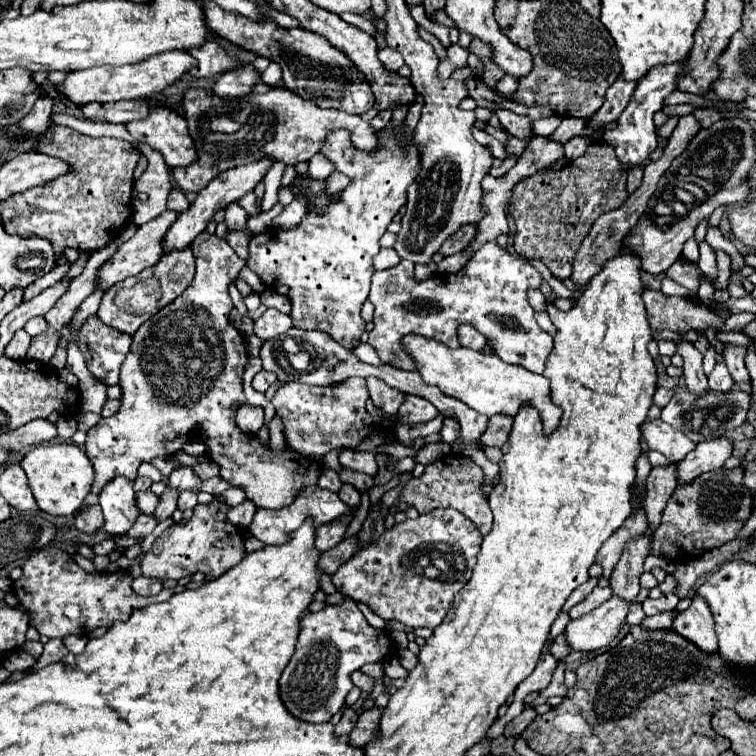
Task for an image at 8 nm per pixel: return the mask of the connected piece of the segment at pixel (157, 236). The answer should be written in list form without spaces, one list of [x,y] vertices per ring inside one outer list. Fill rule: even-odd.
[[[164,210],[154,220],[142,224],[136,234],[126,240],[120,250],[100,268],[98,286],[106,290],[116,282],[122,282],[128,276],[136,276],[144,268],[156,264],[164,252],[162,240],[178,216],[180,214],[174,210]]]

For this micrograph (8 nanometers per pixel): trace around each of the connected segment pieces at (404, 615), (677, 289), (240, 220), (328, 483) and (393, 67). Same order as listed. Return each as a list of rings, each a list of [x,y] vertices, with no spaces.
[[[452,508],[432,510],[432,514],[418,516],[416,520],[404,520],[384,530],[384,534],[376,542],[372,542],[368,548],[358,550],[348,562],[344,562],[336,570],[336,574],[332,574],[332,582],[342,594],[358,602],[366,602],[384,620],[394,618],[410,628],[436,628],[448,614],[454,592],[458,592],[470,580],[472,568],[476,564],[476,554],[480,552],[480,544],[480,532],[468,518],[464,518],[464,514]]]
[[[668,278],[662,282],[662,292],[668,296],[686,296],[688,294],[688,290],[684,286],[678,286],[676,282],[672,282]]]
[[[232,202],[226,206],[226,224],[230,230],[242,230],[246,226],[246,220],[248,220],[248,214],[238,202]]]
[[[324,468],[318,476],[318,486],[320,488],[326,488],[326,490],[332,490],[332,492],[338,492],[340,486],[342,486],[342,480],[338,478],[338,474],[330,468]]]
[[[382,48],[378,52],[378,58],[380,58],[380,62],[384,64],[384,68],[388,72],[396,72],[404,64],[404,60],[400,58],[400,54],[396,50],[392,50],[392,48]]]

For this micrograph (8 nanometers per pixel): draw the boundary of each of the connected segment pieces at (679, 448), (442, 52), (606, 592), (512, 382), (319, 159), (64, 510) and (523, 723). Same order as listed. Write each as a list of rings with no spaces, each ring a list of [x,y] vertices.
[[[646,420],[640,430],[648,448],[662,452],[670,462],[680,462],[690,450],[696,448],[696,444],[686,434],[680,434],[680,430],[674,430],[662,420]]]
[[[420,28],[420,36],[422,36],[423,40],[429,42],[433,46],[440,60],[445,58],[447,50],[442,46],[437,37],[429,32],[426,32],[424,28]]]
[[[596,586],[596,588],[588,594],[586,600],[582,600],[580,604],[576,604],[576,606],[570,610],[570,618],[576,620],[576,618],[592,612],[596,606],[604,604],[604,602],[606,602],[608,598],[612,598],[612,596],[614,596],[614,594],[612,594],[612,588],[610,588],[610,586],[604,586],[604,588],[602,588],[602,586]]]
[[[406,334],[402,338],[404,352],[414,360],[416,372],[422,376],[422,380],[430,386],[438,386],[446,396],[462,400],[472,410],[494,416],[494,414],[508,414],[514,416],[522,404],[532,404],[540,410],[544,420],[544,432],[552,432],[562,416],[562,410],[552,404],[550,400],[550,382],[542,374],[528,372],[520,366],[512,366],[496,358],[494,354],[482,354],[468,348],[448,348],[442,342],[436,342],[432,338],[424,338],[418,334]]]
[[[316,154],[316,158],[312,158],[308,164],[308,178],[326,180],[332,174],[332,170],[334,170],[332,162],[328,162],[322,154]]]
[[[46,444],[32,448],[20,462],[28,476],[28,484],[34,492],[38,508],[52,516],[68,516],[80,510],[84,498],[90,492],[94,468],[86,452],[76,444]]]
[[[524,708],[524,712],[520,716],[516,716],[512,722],[508,722],[504,736],[520,736],[524,732],[524,728],[536,718],[536,710],[534,708]]]

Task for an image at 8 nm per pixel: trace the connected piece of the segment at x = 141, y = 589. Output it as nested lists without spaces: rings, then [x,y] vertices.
[[[140,576],[140,578],[136,578],[136,580],[132,582],[132,588],[134,588],[134,592],[140,594],[140,596],[154,596],[154,594],[158,594],[158,592],[162,590],[162,584],[160,584],[160,580],[156,580],[156,578]]]

